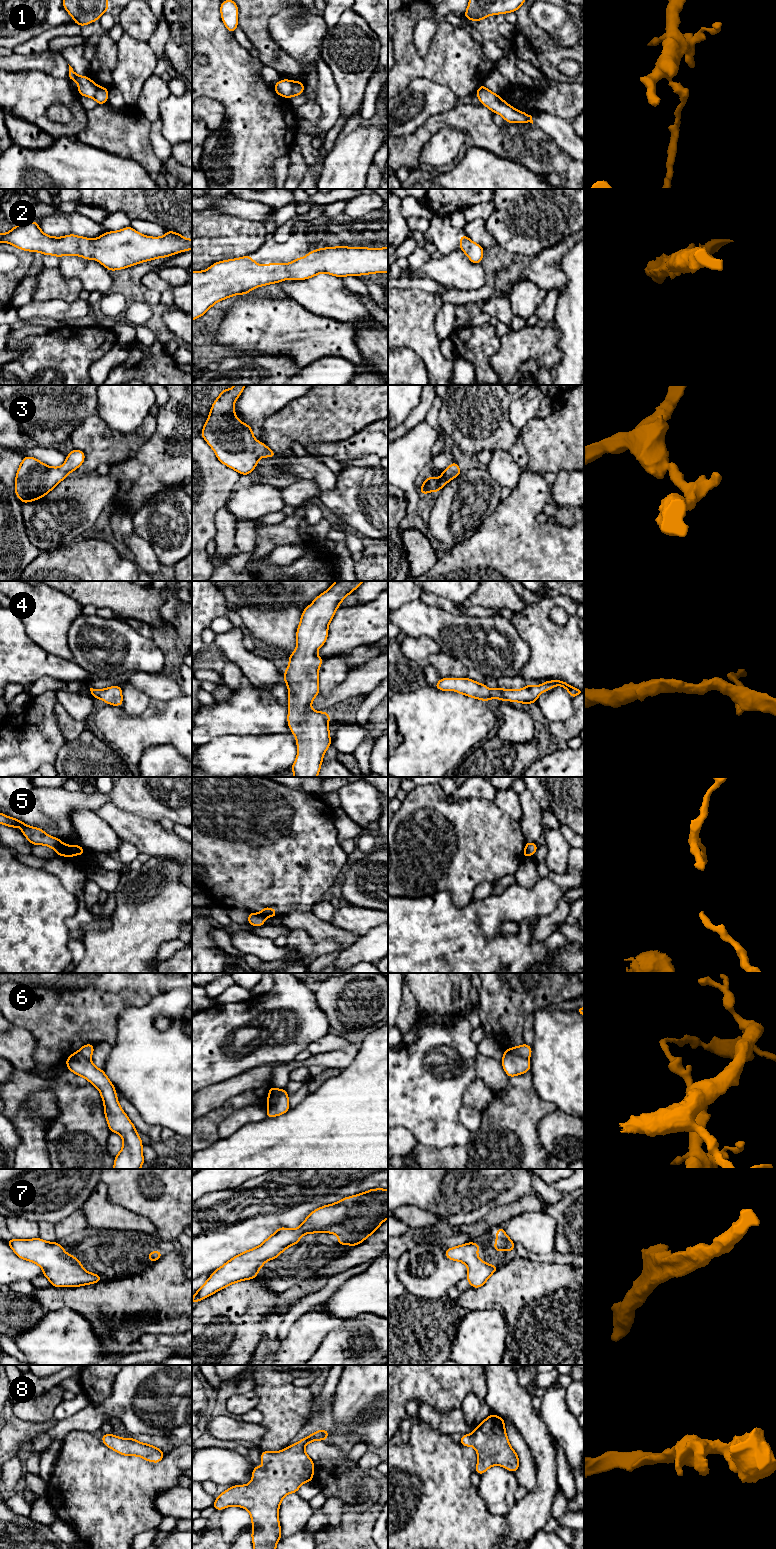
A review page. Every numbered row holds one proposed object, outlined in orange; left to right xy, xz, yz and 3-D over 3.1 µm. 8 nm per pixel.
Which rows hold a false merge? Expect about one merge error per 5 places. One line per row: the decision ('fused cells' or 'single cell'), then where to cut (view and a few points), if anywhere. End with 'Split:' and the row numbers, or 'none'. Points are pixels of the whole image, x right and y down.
1: fused cells; cut in xz along (293, 81), (293, 87), (288, 97)
2: single cell; no cut
3: single cell; no cut
4: single cell; no cut
5: fused cells; cut in xy along (66, 845), (65, 856)
6: fused cells; cut in yz along (506, 1050), (528, 1059)
7: single cell; no cut
8: single cell; no cut
Split: 1, 5, 6

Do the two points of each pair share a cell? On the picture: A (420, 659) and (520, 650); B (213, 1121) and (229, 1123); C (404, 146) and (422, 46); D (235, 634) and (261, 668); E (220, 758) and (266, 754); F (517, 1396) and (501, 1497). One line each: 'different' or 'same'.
A: different
B: different
C: different
D: same
E: same
F: different

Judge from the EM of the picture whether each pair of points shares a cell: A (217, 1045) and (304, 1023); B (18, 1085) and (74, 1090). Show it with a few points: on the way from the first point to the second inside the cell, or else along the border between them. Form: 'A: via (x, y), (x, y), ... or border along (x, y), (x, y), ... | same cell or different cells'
A: via (239, 1043), (252, 1039), (282, 1023) | same cell
B: via (32, 1085), (60, 1086) | same cell

